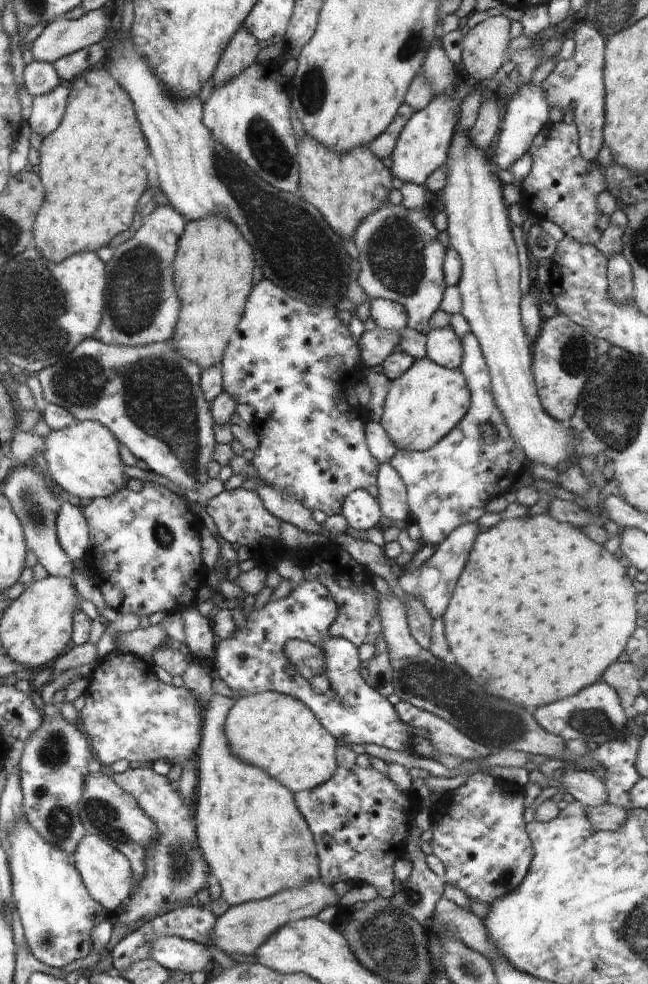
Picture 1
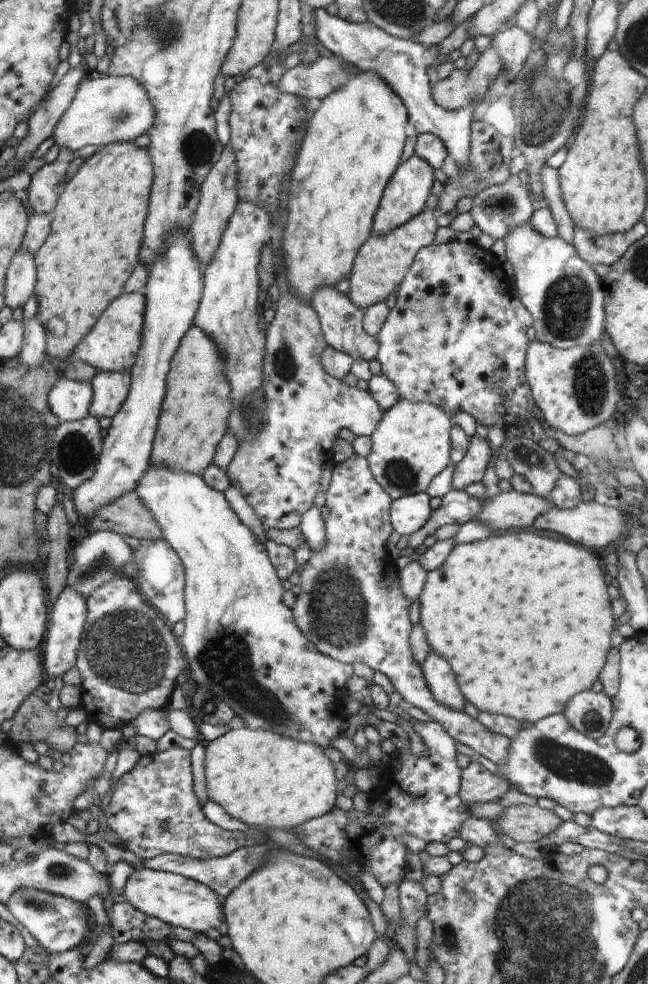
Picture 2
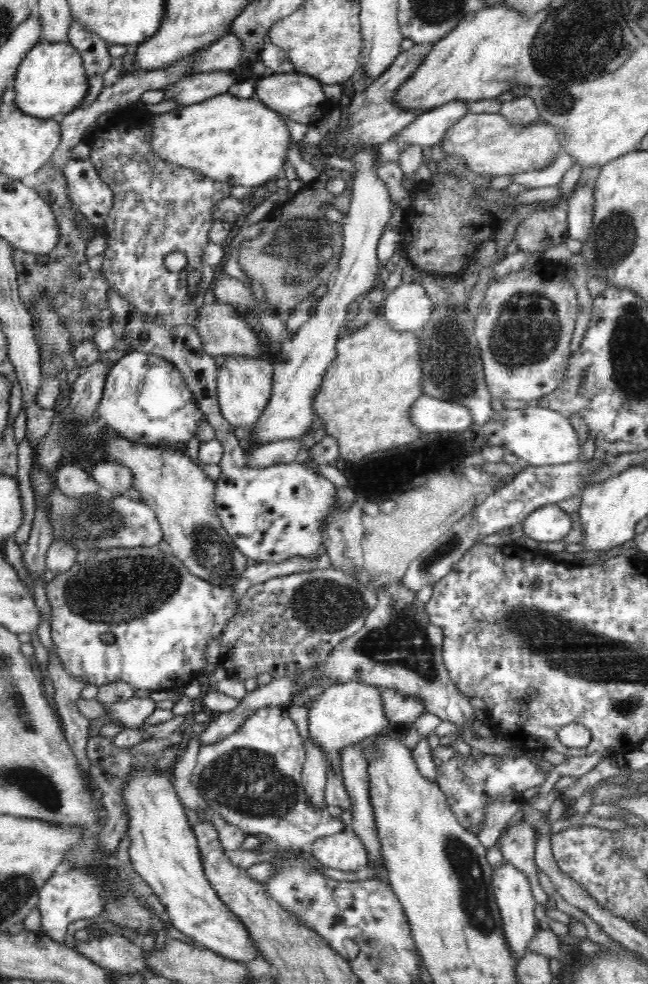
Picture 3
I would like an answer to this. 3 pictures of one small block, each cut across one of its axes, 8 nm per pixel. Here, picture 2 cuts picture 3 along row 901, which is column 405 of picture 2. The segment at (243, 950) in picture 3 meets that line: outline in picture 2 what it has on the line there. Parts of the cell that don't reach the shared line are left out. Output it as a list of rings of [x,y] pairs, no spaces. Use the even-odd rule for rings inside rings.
[[[416,153],[410,156],[408,160],[400,161],[400,166],[392,174],[388,186],[384,188],[382,193],[378,212],[374,216],[372,236],[384,236],[384,234],[396,230],[398,226],[406,224],[408,220],[412,220],[414,216],[418,216],[424,210],[426,200],[428,200],[428,196],[431,194],[432,184],[435,181],[433,170],[432,166]]]

